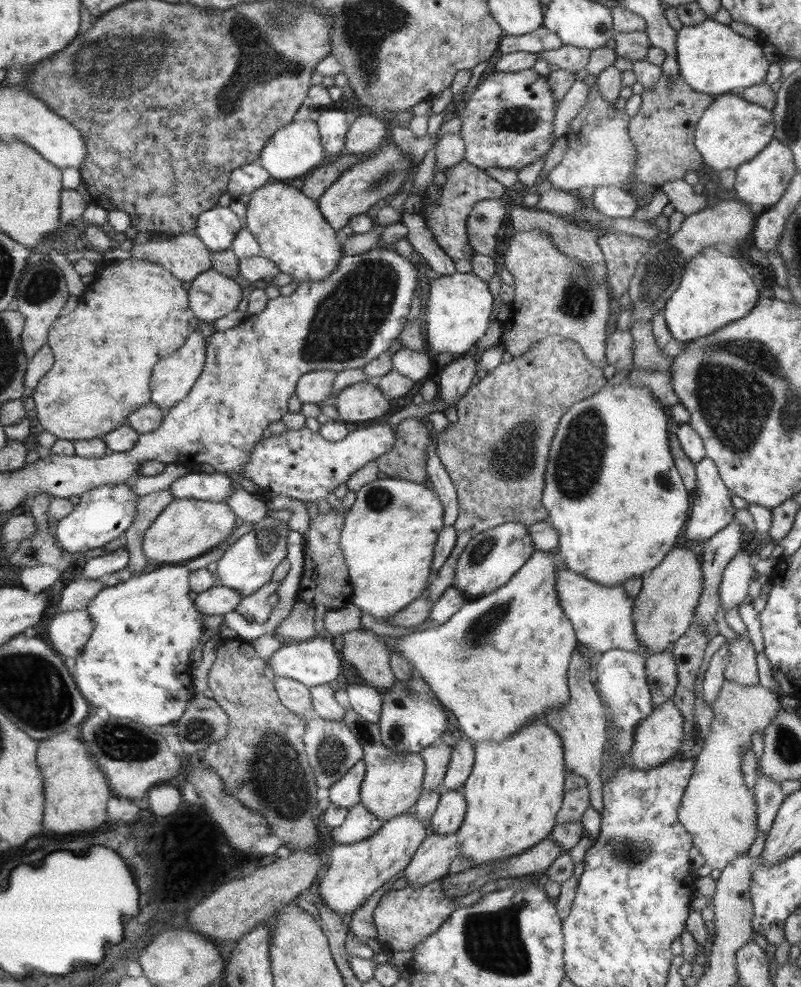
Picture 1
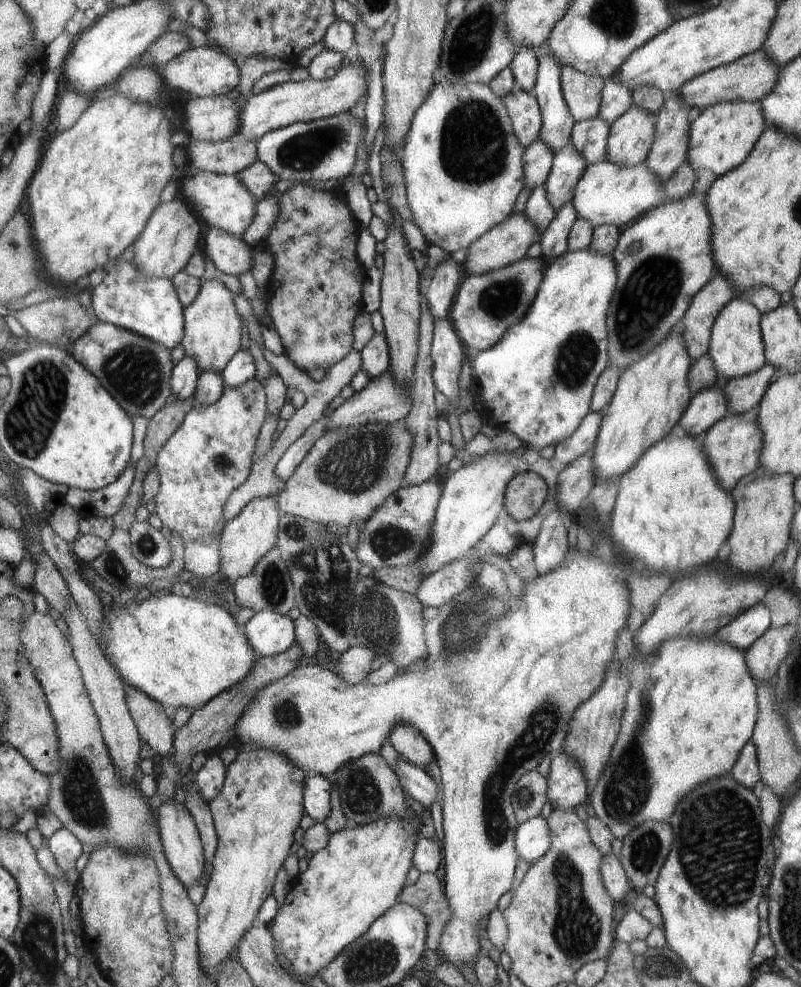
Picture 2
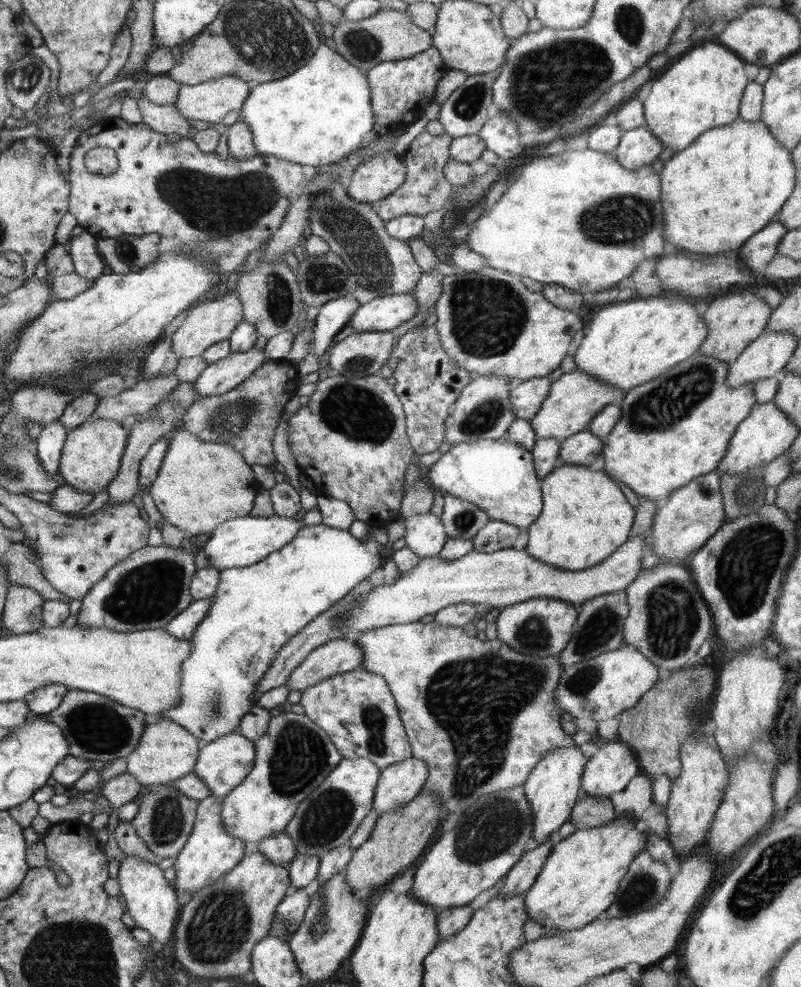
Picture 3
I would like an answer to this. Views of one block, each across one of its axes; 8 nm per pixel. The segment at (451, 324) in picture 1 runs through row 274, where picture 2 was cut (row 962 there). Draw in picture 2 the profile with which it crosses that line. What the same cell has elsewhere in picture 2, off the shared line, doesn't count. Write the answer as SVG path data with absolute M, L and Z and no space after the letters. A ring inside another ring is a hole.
M602 537L601 541L593 542L594 548L592 553L587 551L580 552L578 547L569 548L567 554L566 566L554 569L548 574L542 574L542 576L534 576L532 582L524 582L522 594L515 598L510 612L506 618L502 618L502 622L498 622L494 628L488 630L488 636L480 642L478 650L472 652L474 648L470 646L470 650L458 650L458 654L444 654L440 652L435 661L428 661L428 658L424 660L418 660L414 664L408 666L408 670L405 672L396 672L396 674L386 681L385 683L373 684L367 678L360 680L360 682L344 682L342 678L338 677L338 674L331 670L324 670L324 668L314 664L312 666L301 665L298 670L294 670L292 674L288 674L286 678L280 678L278 682L272 682L268 686L264 686L260 690L260 694L254 697L250 702L249 707L243 713L243 717L238 720L235 726L233 734L240 738L244 747L263 747L269 750L276 750L280 754L284 754L292 764L297 768L305 771L305 773L324 775L327 777L333 776L337 769L342 765L346 765L350 761L357 760L366 754L378 754L385 742L388 741L392 728L396 726L402 726L402 724L408 724L408 726L414 726L414 730L418 730L422 734L422 738L426 740L427 744L430 744L433 752L434 762L439 766L438 782L442 785L442 815L444 826L444 841L442 842L442 848L444 848L444 896L450 904L450 922L448 926L442 930L442 936L440 936L440 946L438 946L438 952L440 952L440 958L446 962L452 962L454 966L458 966L458 970L462 966L474 967L476 964L476 958L478 958L478 952L481 950L480 936L480 922L482 918L489 918L490 914L497 910L498 900L507 899L510 892L514 889L514 872L519 860L518 854L515 848L515 833L517 830L516 816L514 815L512 805L514 804L514 789L518 780L526 773L532 770L536 770L541 761L550 756L554 750L563 750L564 739L569 731L569 722L572 718L573 712L583 702L589 700L589 698L598 690L598 687L603 681L603 674L606 668L612 664L615 660L614 652L616 646L614 641L616 635L627 626L627 617L629 614L629 608L631 602L629 601L630 593L627 583L624 584L620 578L615 578L612 572L608 570L610 564L600 556L604 552L604 540L606 537Z

